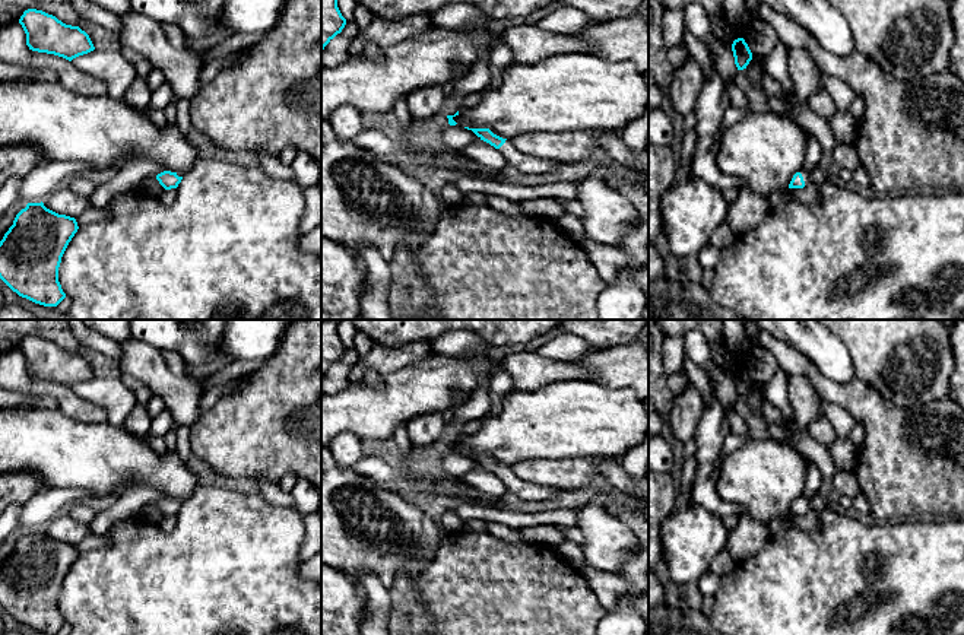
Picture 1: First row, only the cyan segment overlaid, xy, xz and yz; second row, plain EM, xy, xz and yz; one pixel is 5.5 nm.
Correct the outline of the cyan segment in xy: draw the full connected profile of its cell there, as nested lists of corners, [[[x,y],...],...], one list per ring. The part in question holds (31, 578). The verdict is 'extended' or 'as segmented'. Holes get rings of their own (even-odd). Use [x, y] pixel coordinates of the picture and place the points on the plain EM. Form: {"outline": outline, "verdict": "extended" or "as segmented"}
{"outline": [[[28,530],[0,568],[0,606],[22,625],[57,634],[66,625],[58,594],[77,556],[74,544]]], "verdict": "as segmented"}

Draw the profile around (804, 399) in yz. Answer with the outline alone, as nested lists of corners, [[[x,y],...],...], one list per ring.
[[[805,374],[789,375],[787,399],[797,429],[808,431],[814,420],[824,417],[819,407],[819,394]]]

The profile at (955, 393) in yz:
[[[958,320],[949,327],[949,340],[955,366],[946,397],[964,409],[964,320]]]

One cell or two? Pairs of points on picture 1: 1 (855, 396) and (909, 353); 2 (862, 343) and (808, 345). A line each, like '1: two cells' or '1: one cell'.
1: two cells
2: two cells

